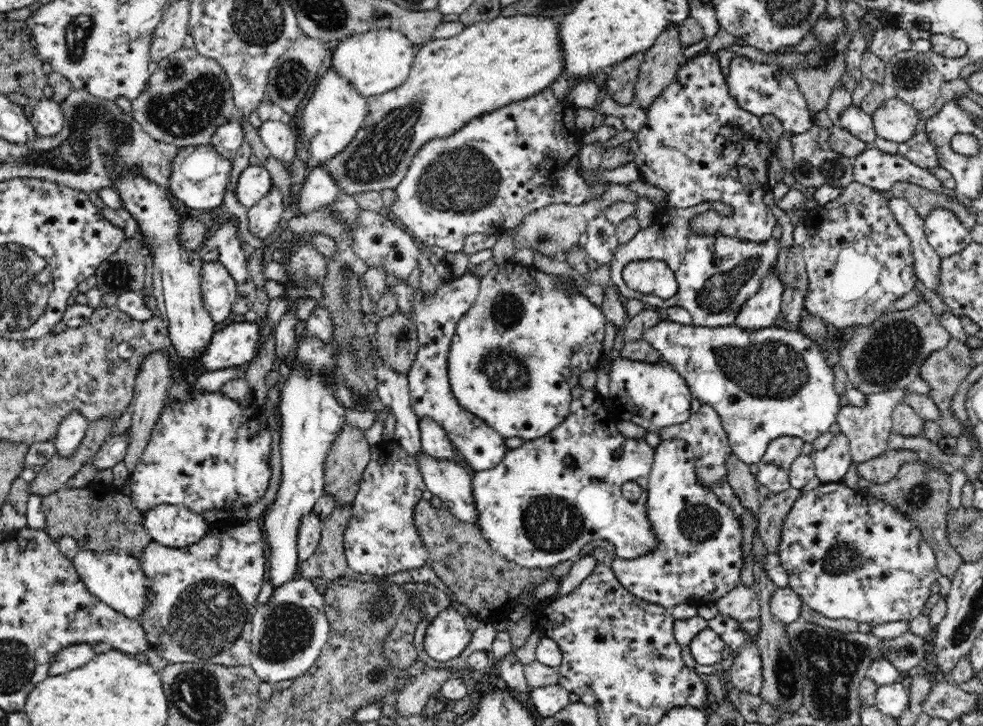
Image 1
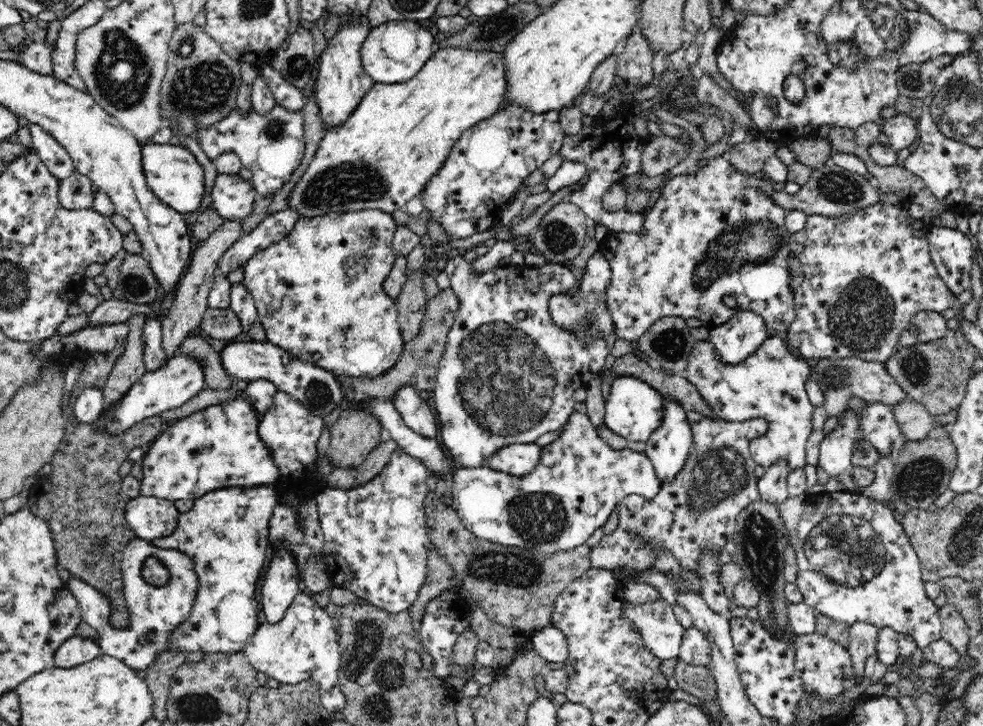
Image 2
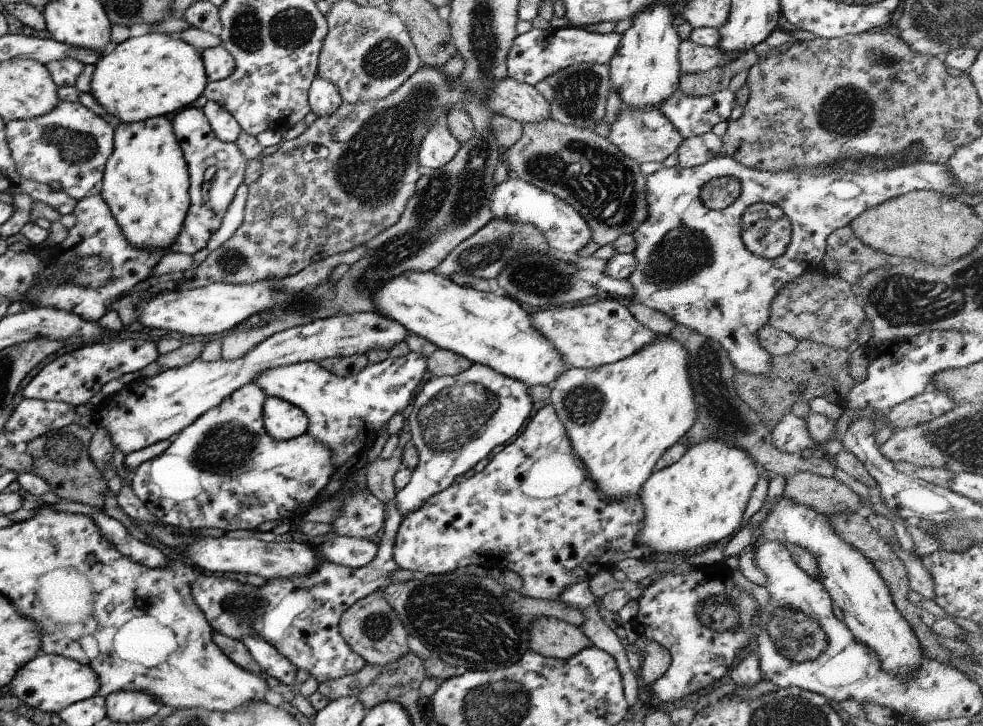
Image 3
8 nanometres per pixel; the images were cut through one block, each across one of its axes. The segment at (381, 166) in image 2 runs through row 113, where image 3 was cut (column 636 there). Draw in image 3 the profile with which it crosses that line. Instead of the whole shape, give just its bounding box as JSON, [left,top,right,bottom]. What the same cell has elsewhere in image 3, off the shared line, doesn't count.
[545,336,694,502]

